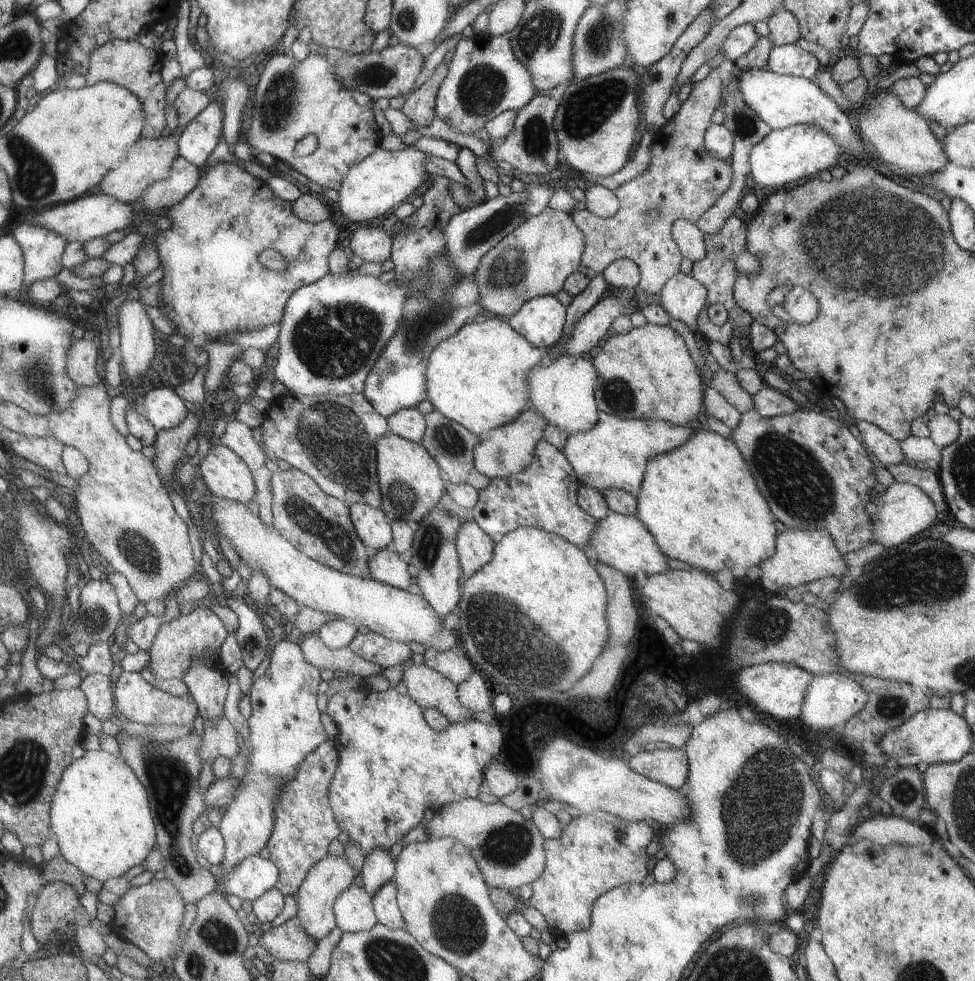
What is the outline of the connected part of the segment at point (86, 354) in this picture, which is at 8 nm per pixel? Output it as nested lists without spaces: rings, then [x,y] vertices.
[[[75,340],[67,358],[67,374],[77,386],[97,386],[101,376],[97,376],[97,346],[93,340]]]

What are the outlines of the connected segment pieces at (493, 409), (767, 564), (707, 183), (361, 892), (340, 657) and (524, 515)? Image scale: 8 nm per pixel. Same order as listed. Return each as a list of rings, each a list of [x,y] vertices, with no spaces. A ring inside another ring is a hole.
[[[489,318],[463,326],[431,352],[427,370],[427,396],[435,410],[485,438],[529,410],[527,372],[547,362],[545,350],[533,346],[507,320]]]
[[[785,528],[779,534],[775,556],[769,556],[767,560],[763,560],[763,564],[759,564],[759,570],[763,572],[759,578],[761,586],[775,594],[783,586],[801,590],[805,584],[813,580],[821,580],[821,578],[841,580],[843,576],[847,576],[847,566],[841,560],[839,548],[835,546],[831,534],[827,534],[827,530],[817,530],[817,528],[803,528],[803,530]]]
[[[713,68],[701,82],[693,84],[677,114],[667,120],[659,132],[655,132],[647,170],[615,190],[619,200],[617,214],[611,218],[597,218],[587,210],[573,212],[575,224],[587,238],[587,252],[583,252],[583,268],[587,274],[601,274],[611,264],[615,264],[615,260],[627,258],[637,266],[639,290],[645,294],[661,294],[663,284],[681,274],[679,266],[683,254],[671,238],[671,228],[679,220],[695,224],[705,210],[723,198],[723,192],[731,186],[731,176],[735,176],[727,162],[711,158],[711,154],[705,150],[705,136],[711,124],[711,114],[715,112],[721,98],[717,72],[719,70]],[[651,208],[657,208],[657,216],[647,220],[645,214]]]
[[[353,884],[347,892],[339,894],[335,900],[335,918],[337,928],[345,934],[359,934],[375,928],[379,914],[375,912],[375,896],[371,896],[361,884]]]
[[[313,634],[303,638],[301,642],[303,654],[309,664],[317,666],[319,670],[331,670],[331,672],[347,672],[349,676],[359,676],[361,680],[367,680],[369,676],[381,676],[385,670],[383,666],[363,660],[359,654],[355,654],[351,648],[331,650],[321,636]]]
[[[541,440],[531,464],[515,476],[491,480],[491,484],[481,490],[481,500],[469,514],[491,538],[497,540],[517,528],[539,528],[563,536],[571,544],[587,550],[587,544],[591,544],[591,532],[595,532],[599,522],[579,506],[579,488],[581,482],[575,466],[561,450]]]

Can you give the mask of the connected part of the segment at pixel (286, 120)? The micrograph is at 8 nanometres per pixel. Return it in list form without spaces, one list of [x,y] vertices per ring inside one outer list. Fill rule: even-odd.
[[[311,48],[309,58],[303,62],[293,52],[277,50],[265,64],[253,104],[255,114],[247,132],[249,148],[289,162],[299,174],[321,188],[339,192],[351,164],[361,164],[361,160],[367,160],[367,156],[381,148],[383,134],[375,114],[355,102],[353,92],[343,86],[335,74],[335,66],[321,50]],[[309,134],[319,138],[319,148],[311,156],[293,156],[297,142]]]

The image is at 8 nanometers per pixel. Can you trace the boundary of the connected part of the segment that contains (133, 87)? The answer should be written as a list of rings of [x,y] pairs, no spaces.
[[[113,40],[91,54],[91,70],[87,76],[87,86],[95,86],[99,82],[115,82],[131,90],[135,96],[139,96],[147,106],[147,128],[143,130],[143,138],[155,140],[161,138],[163,130],[167,128],[165,112],[167,112],[169,88],[165,86],[163,80],[163,68],[165,68],[165,58],[159,50],[145,48],[139,40]]]

